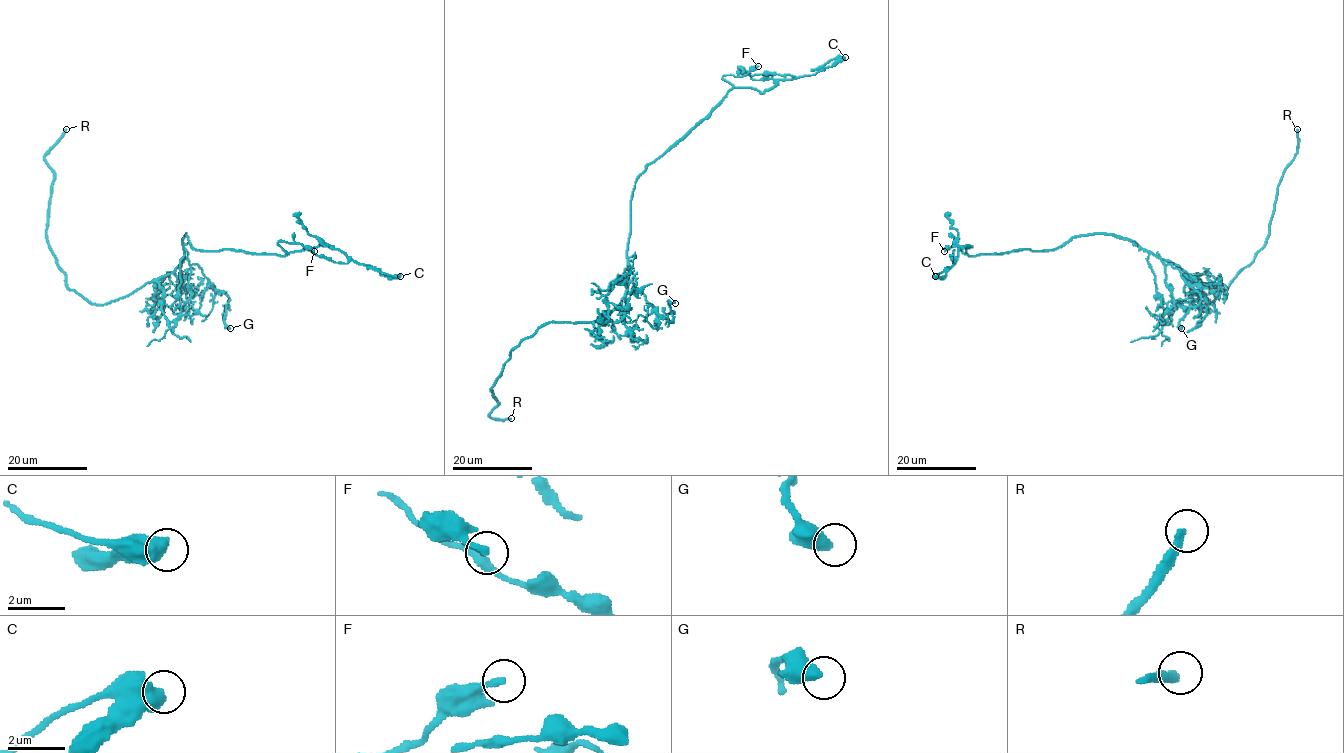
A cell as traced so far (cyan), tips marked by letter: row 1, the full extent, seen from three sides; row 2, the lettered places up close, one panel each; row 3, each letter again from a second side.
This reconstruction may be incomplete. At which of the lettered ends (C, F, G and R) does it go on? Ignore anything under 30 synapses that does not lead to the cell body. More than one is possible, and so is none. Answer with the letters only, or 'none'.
R

